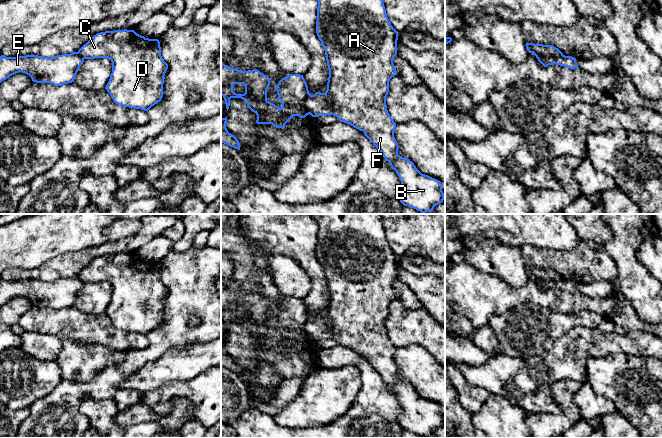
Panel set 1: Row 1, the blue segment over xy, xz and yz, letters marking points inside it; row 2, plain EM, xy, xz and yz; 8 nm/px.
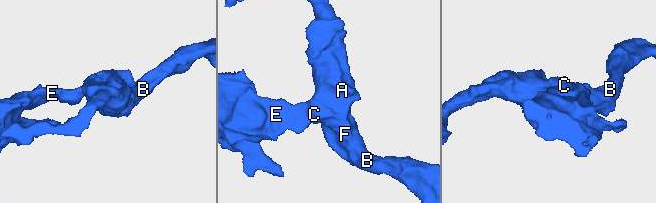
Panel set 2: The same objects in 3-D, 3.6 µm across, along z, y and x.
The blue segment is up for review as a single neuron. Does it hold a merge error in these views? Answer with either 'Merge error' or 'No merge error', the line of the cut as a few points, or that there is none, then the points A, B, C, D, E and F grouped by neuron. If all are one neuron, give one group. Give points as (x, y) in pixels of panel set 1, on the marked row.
Merge error. Split along yz (533, 52), (554, 56), (562, 55). Groups: A B C D F / E

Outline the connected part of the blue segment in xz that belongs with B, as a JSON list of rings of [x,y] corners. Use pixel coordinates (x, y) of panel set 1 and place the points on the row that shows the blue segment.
[[[317,0],[316,33],[325,50],[329,77],[325,93],[311,95],[308,90],[305,106],[312,117],[335,115],[340,122],[347,123],[363,131],[365,136],[381,152],[391,168],[396,171],[402,184],[398,198],[404,206],[421,213],[431,212],[444,200],[442,184],[439,180],[422,174],[412,161],[398,154],[398,143],[394,137],[396,123],[387,110],[386,97],[389,81],[397,75],[393,59],[397,55],[398,32],[391,25],[383,0]]]

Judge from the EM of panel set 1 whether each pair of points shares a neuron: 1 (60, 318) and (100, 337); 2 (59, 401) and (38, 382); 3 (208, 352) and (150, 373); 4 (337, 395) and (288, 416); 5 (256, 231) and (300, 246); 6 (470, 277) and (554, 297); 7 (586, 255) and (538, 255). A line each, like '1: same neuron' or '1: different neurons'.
1: same neuron
2: different neurons
3: same neuron
4: same neuron
5: same neuron
6: same neuron
7: same neuron

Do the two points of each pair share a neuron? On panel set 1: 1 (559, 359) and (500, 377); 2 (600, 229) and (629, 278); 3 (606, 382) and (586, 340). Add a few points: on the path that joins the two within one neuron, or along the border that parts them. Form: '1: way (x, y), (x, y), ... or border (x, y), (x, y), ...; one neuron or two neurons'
1: way (544, 368), (533, 377), (515, 377); one neuron
2: border (607, 224), (611, 231), (611, 237), (603, 245); two neurons
3: border (617, 353), (589, 357), (586, 361), (586, 379); two neurons

